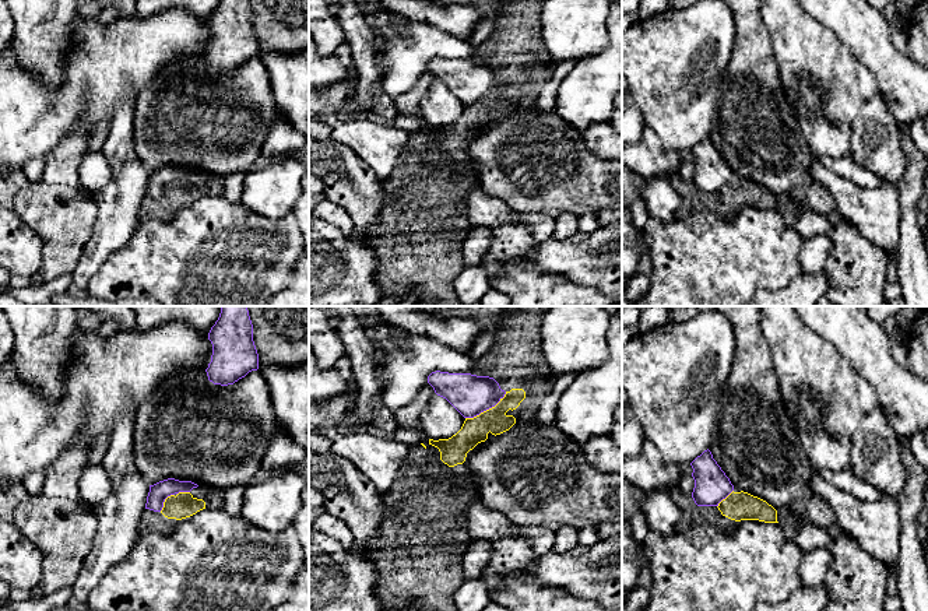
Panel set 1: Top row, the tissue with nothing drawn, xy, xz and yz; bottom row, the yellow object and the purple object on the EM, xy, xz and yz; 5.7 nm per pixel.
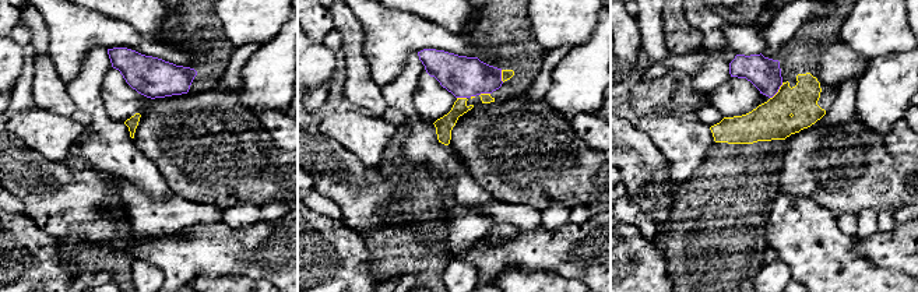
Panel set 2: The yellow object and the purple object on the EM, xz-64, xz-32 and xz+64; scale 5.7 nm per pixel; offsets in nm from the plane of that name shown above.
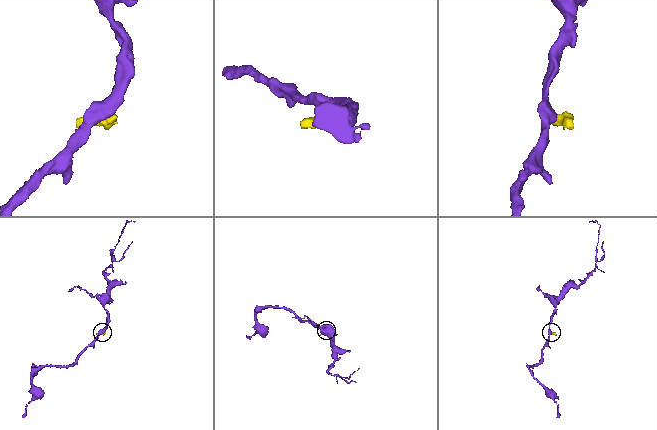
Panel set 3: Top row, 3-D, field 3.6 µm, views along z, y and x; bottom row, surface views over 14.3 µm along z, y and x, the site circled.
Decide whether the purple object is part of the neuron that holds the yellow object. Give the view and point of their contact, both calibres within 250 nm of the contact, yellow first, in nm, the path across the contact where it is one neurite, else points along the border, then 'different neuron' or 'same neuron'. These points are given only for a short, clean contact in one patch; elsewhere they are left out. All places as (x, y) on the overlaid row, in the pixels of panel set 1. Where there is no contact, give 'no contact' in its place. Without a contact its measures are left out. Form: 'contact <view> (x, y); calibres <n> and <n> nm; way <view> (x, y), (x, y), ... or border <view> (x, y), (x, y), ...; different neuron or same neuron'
contact xz (487, 410); calibres 150 and 240 nm; border xz (506, 392), (494, 406), (466, 418); different neuron

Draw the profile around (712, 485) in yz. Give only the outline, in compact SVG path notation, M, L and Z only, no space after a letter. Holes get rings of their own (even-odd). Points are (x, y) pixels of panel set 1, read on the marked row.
M707 449L690 463L695 480L692 498L697 506L718 506L732 491L730 478Z

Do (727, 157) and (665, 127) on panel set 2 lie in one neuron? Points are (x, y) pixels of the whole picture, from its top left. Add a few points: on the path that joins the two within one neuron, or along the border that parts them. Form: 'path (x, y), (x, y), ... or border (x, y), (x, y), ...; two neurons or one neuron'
border (710, 127), (713, 146), (695, 178); two neurons

